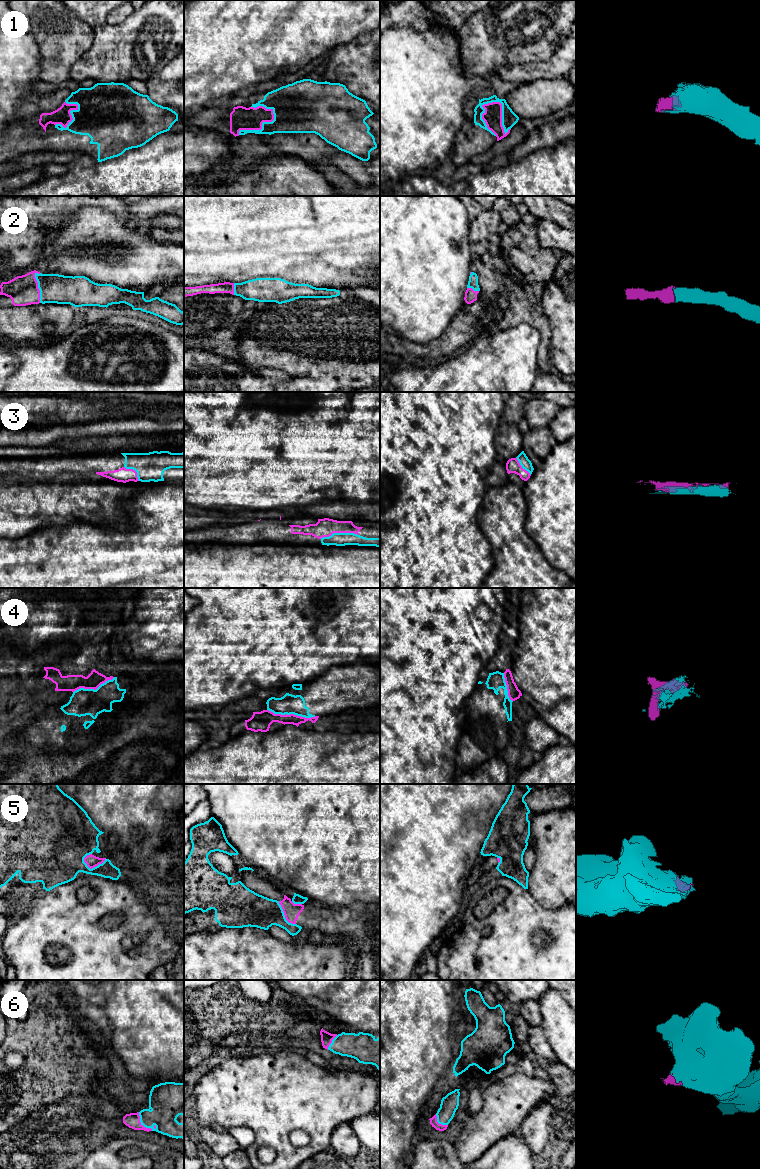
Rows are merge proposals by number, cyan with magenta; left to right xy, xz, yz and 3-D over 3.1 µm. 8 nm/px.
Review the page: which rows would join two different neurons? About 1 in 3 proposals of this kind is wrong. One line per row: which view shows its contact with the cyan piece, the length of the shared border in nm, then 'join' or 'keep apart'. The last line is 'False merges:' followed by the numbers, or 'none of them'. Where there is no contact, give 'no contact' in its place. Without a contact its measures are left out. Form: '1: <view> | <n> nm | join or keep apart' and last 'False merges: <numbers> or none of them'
1: yz | 320 nm | join
2: xy | 260 nm | join
3: xz | 320 nm | join
4: xz | 400 nm | keep apart
5: xy | 190 nm | keep apart
6: xy | 190 nm | join
False merges: 4, 5

